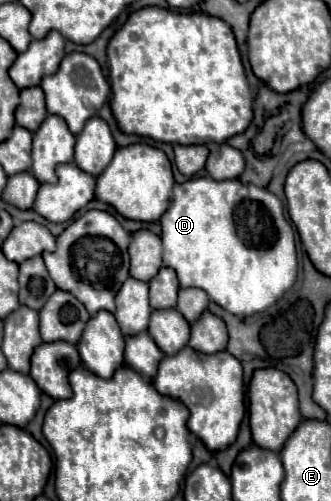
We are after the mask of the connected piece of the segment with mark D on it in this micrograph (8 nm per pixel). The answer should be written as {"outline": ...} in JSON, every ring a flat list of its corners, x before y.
{"outline":[[192,177,182,185,174,185,172,205,162,215,160,225,162,225,164,265,176,269,180,285,184,289,186,287,204,289,214,303,218,303,232,315,248,317,272,307,296,281,298,261,294,231,284,217,282,201,268,189,244,185,238,179,214,181,212,177]]}

